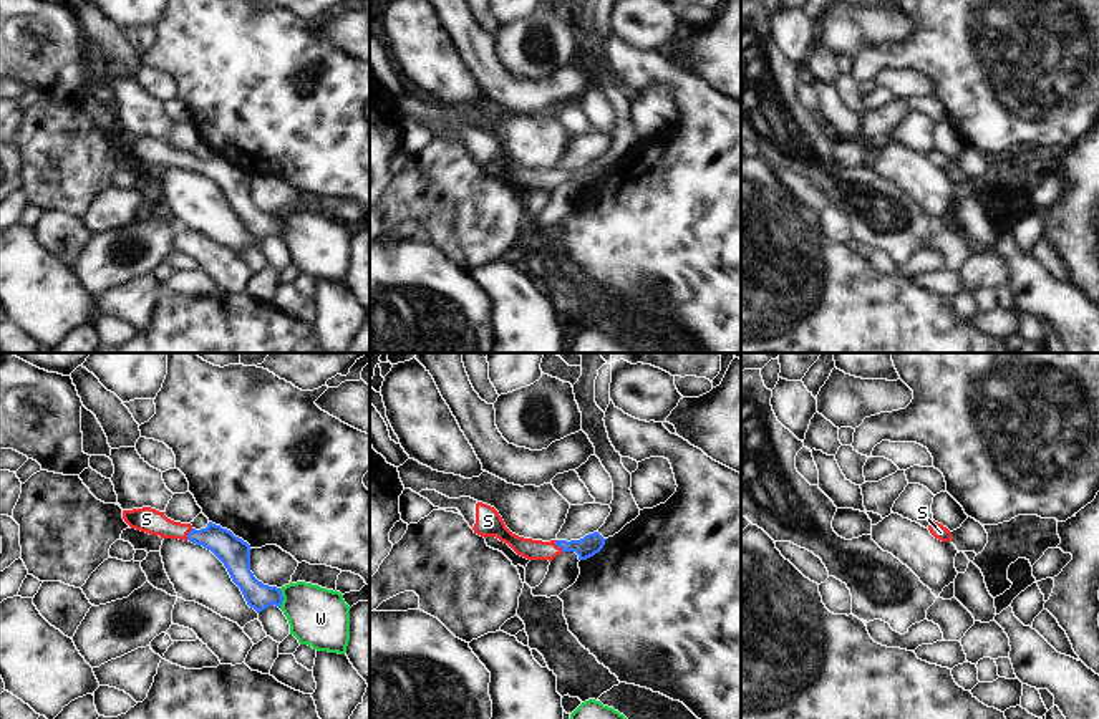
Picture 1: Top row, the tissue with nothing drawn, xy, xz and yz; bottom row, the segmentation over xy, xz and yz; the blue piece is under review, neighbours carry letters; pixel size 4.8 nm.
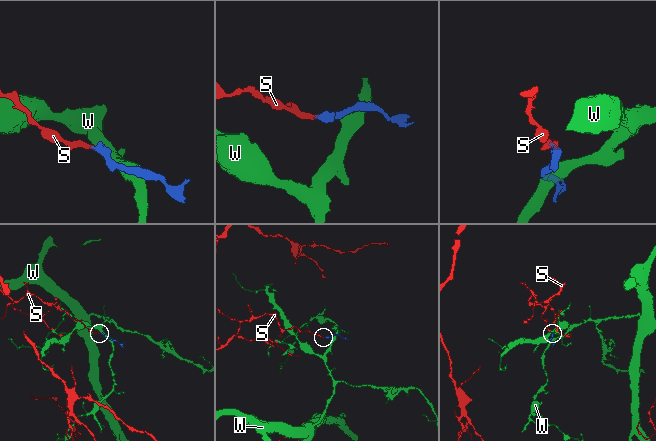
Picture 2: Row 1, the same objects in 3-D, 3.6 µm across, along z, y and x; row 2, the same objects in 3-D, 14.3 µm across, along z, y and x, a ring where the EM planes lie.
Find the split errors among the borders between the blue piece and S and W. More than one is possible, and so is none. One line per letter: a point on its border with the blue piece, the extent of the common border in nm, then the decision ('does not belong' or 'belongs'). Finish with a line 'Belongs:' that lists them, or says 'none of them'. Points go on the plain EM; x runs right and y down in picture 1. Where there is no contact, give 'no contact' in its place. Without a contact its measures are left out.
S: xz (559, 174) | 70 nm | belongs
W: xy (282, 227) | 100 nm | does not belong
Belongs: S

